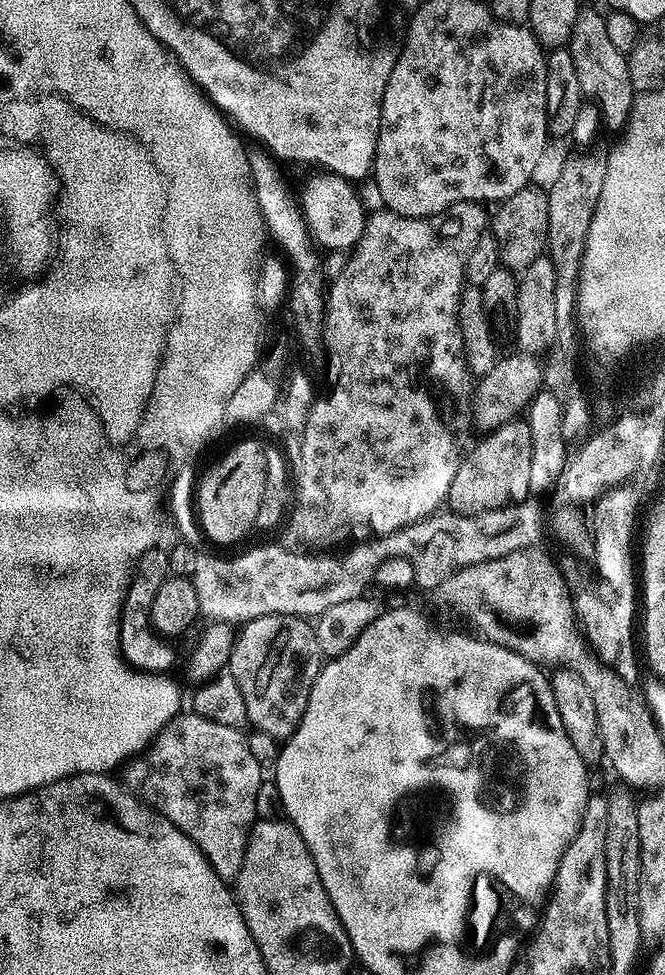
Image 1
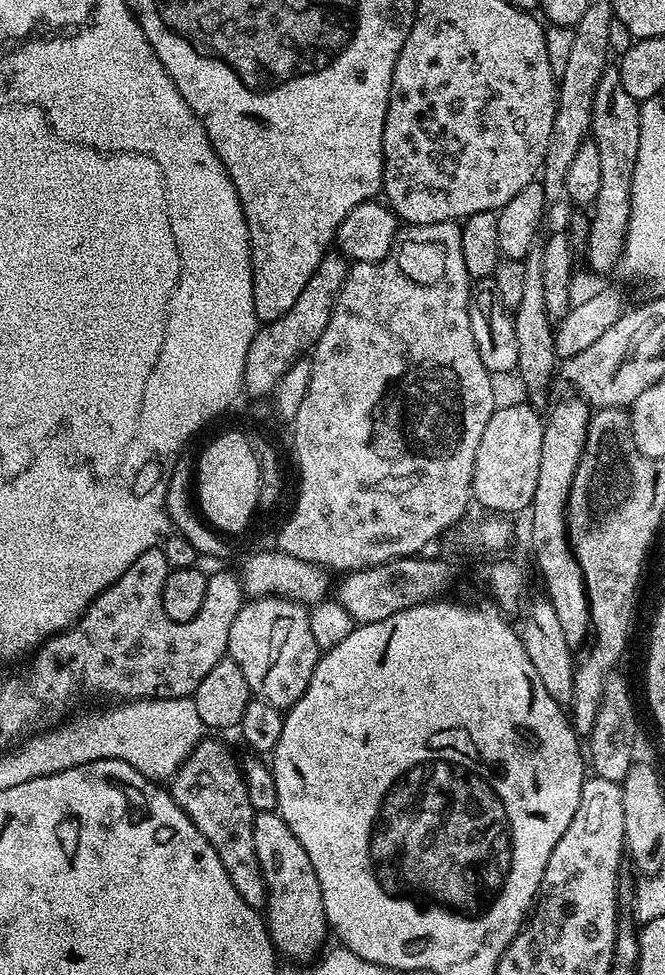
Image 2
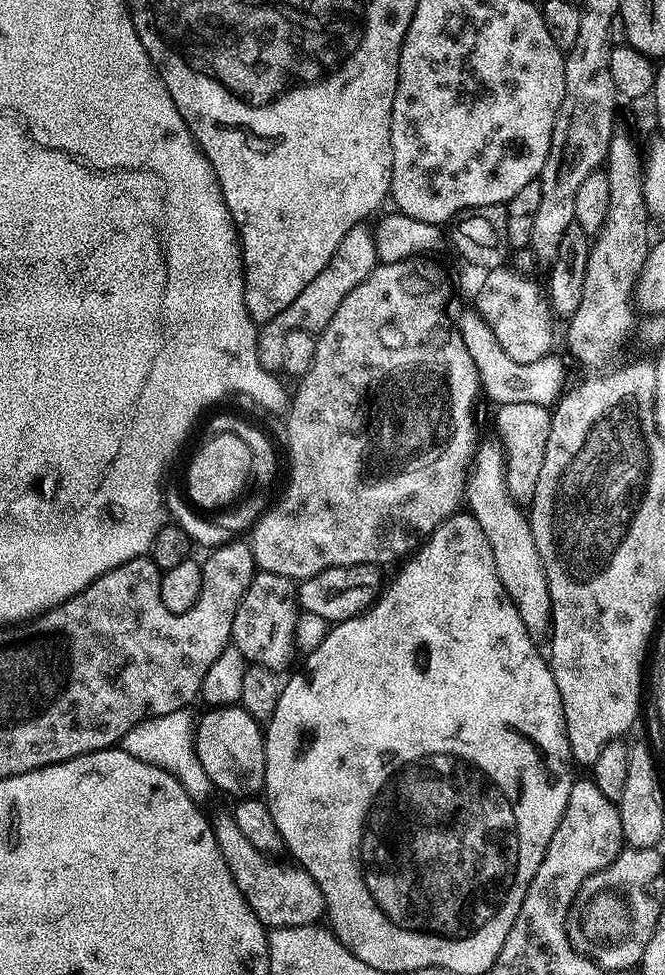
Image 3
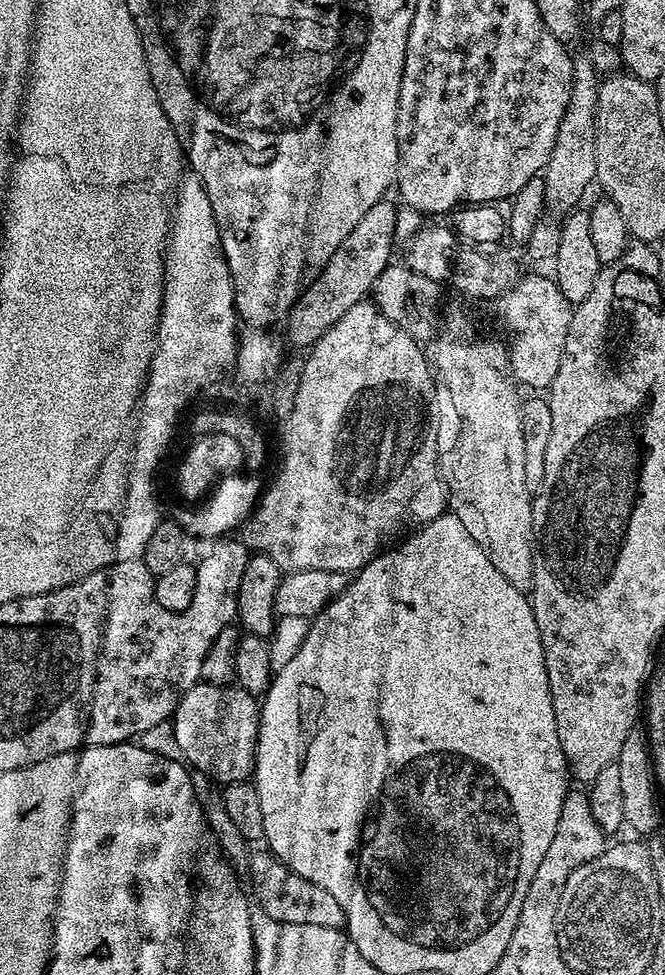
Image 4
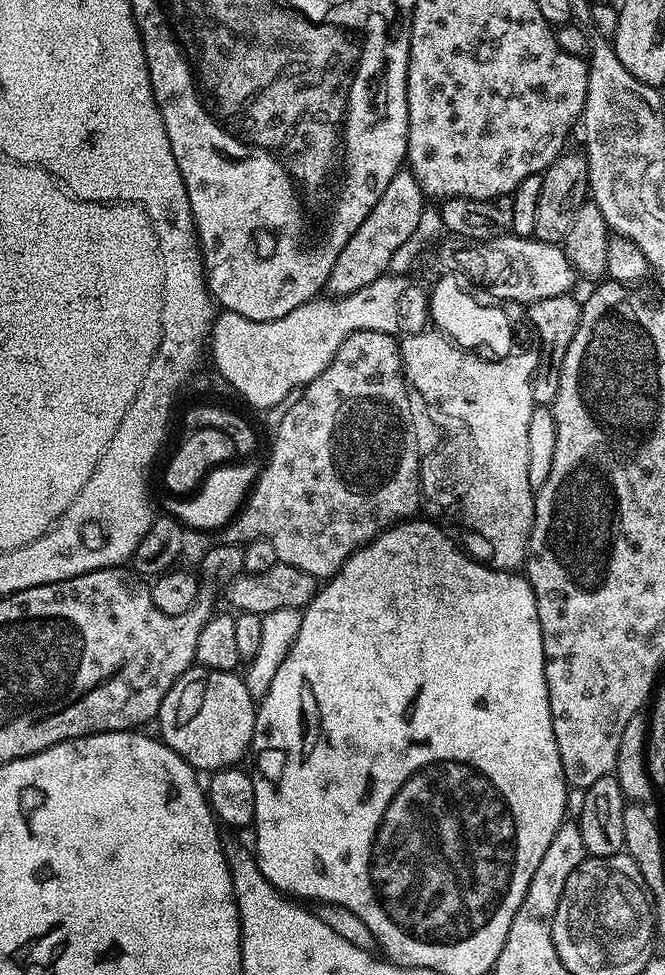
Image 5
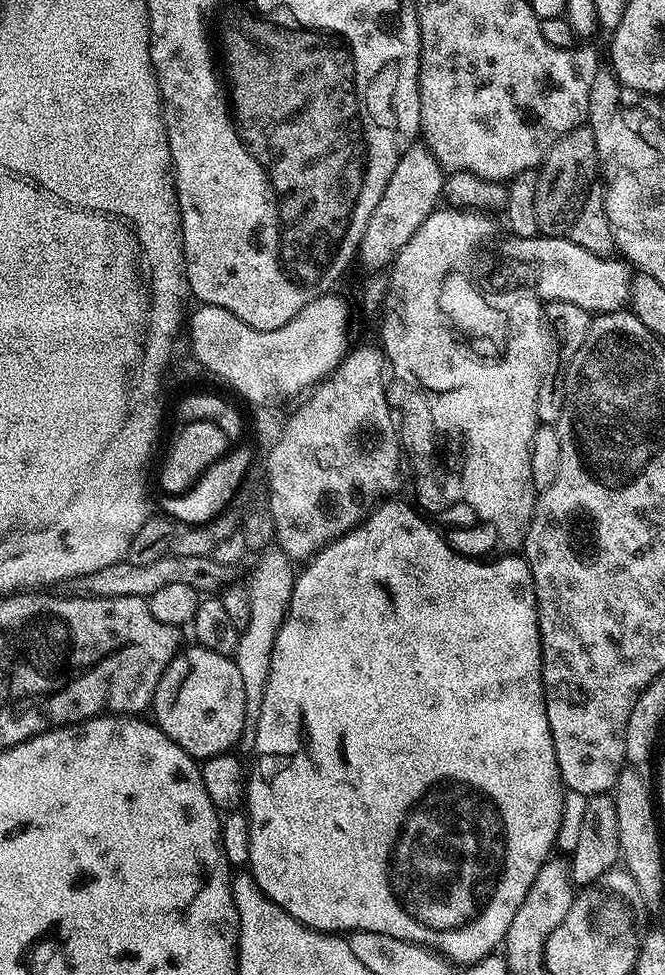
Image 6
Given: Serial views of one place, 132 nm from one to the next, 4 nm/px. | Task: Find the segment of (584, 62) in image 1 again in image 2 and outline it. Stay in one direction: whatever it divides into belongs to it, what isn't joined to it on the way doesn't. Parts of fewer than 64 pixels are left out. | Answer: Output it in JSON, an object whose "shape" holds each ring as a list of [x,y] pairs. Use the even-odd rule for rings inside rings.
{"shape":[[[608,66],[598,78],[592,103],[591,139],[598,146],[598,158],[602,158],[602,186],[598,186],[598,198],[591,209],[588,227],[588,264],[596,272],[608,272],[619,265],[620,253],[628,233],[632,209],[632,179],[638,158],[638,134],[640,133],[641,101],[626,94],[622,86],[619,67]]]}

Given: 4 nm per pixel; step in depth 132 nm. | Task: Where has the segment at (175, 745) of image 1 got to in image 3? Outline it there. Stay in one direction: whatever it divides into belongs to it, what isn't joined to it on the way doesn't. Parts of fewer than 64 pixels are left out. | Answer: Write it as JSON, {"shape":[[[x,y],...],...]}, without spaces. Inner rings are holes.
{"shape":[[[231,811],[213,815],[211,822],[216,841],[222,850],[222,858],[226,858],[226,866],[232,871],[238,890],[242,890],[242,898],[246,898],[250,910],[254,910],[254,914],[263,922],[265,929],[315,924],[325,915],[324,895],[312,876],[307,874],[288,876],[287,870],[282,865],[275,864],[272,861],[275,859],[271,855],[250,846],[242,830],[238,830],[238,822]]]}

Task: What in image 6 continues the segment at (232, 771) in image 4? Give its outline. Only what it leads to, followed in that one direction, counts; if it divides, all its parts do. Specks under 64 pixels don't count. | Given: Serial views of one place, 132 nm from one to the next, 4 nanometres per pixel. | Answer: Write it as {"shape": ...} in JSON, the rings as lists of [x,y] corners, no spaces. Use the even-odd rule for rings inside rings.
{"shape":[[[199,646],[191,647],[177,652],[170,666],[166,666],[150,712],[153,712],[156,727],[186,750],[193,760],[203,762],[237,747],[245,717],[246,690],[233,657],[214,654],[214,650]]]}

